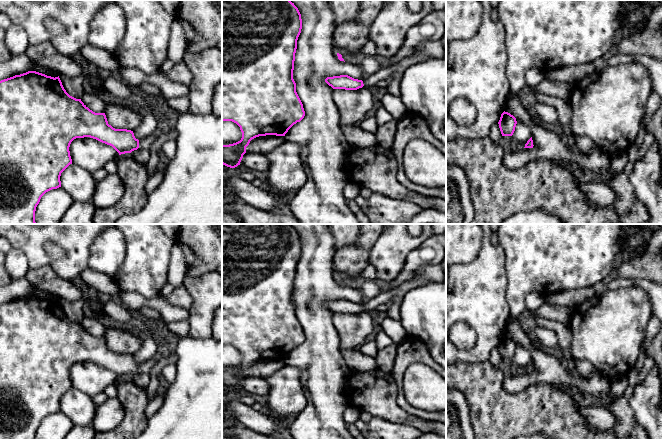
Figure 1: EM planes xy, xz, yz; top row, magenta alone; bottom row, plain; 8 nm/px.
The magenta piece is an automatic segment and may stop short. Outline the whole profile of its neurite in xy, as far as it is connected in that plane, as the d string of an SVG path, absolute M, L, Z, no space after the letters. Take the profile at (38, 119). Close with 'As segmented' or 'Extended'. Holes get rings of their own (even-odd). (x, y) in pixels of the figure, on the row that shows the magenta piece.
M28 71L26 73L15 75L13 77L0 81L0 224L36 224L35 211L40 202L41 197L52 189L61 187L61 173L72 164L69 147L71 142L76 138L90 137L102 143L112 146L119 155L131 153L140 148L150 149L153 143L157 140L158 135L153 134L142 140L135 138L133 131L127 129L115 129L108 124L105 113L95 113L90 110L81 99L76 99L70 96L64 89L62 82L58 77L51 77L45 74Z. Extended

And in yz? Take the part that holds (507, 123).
M508 112L501 114L498 122L502 136L512 136L517 124L516 118Z. As segmented

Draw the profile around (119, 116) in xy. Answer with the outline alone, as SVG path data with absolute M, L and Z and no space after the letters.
M115 100L106 104L104 111L108 124L115 129L136 130L142 121L142 116L135 110L118 103Z

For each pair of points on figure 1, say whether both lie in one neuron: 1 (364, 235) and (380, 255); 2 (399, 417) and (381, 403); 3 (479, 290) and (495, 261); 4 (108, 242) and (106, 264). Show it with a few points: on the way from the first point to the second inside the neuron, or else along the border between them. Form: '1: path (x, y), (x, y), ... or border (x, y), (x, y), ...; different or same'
1: border (381, 234), (368, 253), (367, 264); different
2: path (395, 413), (385, 405); same
3: path (482, 283), (489, 268); same
4: path (108, 247), (107, 259); same

